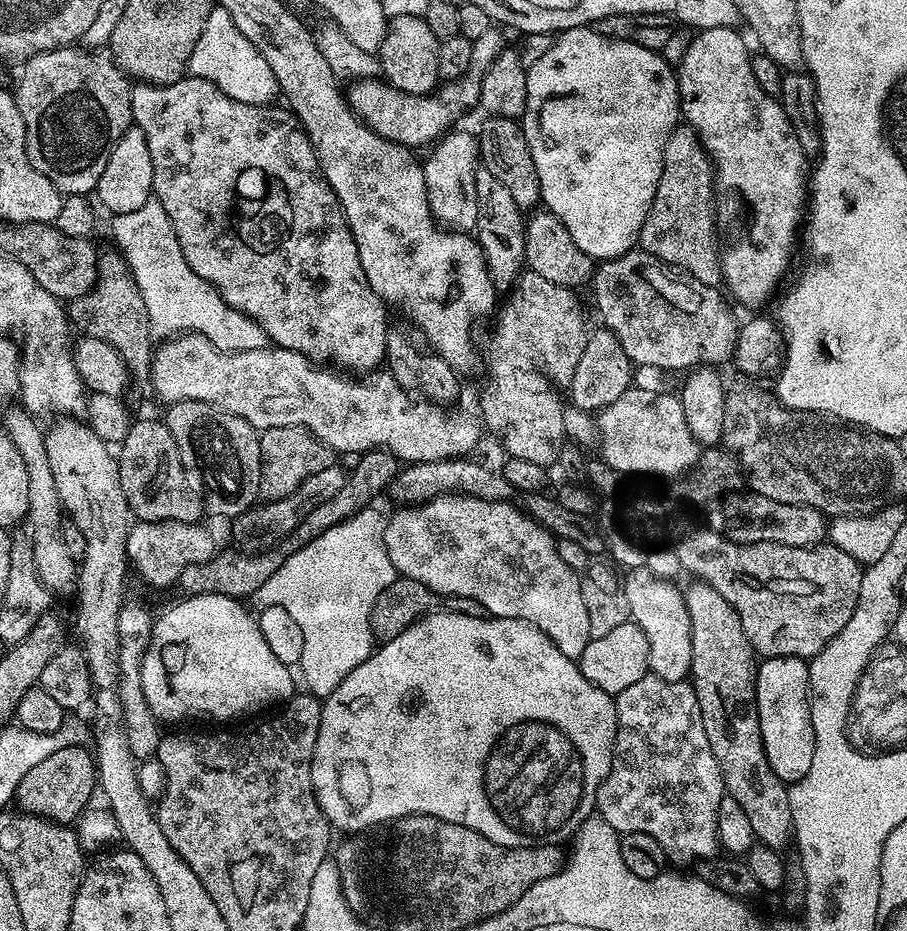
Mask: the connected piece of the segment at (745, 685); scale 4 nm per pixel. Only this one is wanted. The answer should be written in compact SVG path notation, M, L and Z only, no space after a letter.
M692 582L689 588L683 589L683 593L686 614L690 618L690 683L698 698L698 710L702 714L702 727L710 741L710 750L714 750L714 758L718 758L718 766L722 770L725 793L734 798L740 807L739 811L746 814L746 818L750 818L753 837L763 847L783 853L783 848L787 844L791 845L794 840L794 802L788 797L789 785L774 774L764 753L760 734L760 712L756 709L758 657L746 638L746 630L742 630L742 618L738 618L738 610L734 610L734 606L730 606L730 602L726 602L726 598L722 598L722 594L714 590L714 586Z

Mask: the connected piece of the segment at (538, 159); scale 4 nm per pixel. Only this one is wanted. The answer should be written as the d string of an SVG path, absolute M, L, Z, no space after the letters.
M585 26L583 28L568 28L559 33L553 39L550 50L534 62L534 66L528 69L526 78L526 110L522 117L524 137L530 146L530 154L534 158L534 166L538 170L538 182L540 183L540 198L543 207L554 213L570 230L570 238L578 242L578 250L582 250L593 261L603 262L613 260L633 251L637 247L642 222L646 222L646 214L654 202L654 194L658 190L658 178L662 178L662 162L664 161L664 147L670 138L670 134L681 123L682 113L680 110L680 85L677 73L673 65L665 62L659 52L650 50L646 46L638 46L632 40L615 40L606 38L596 32L595 27Z

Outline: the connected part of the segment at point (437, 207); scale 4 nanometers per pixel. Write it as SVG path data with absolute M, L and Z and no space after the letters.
M453 132L443 135L431 149L433 152L429 154L428 160L423 161L424 181L428 206L436 224L456 234L468 234L475 229L478 213L475 194L478 140L473 133L471 136L468 132Z

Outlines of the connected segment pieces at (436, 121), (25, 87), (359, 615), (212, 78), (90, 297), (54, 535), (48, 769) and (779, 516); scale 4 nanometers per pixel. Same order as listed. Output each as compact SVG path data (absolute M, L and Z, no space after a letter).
M493 27L486 30L482 38L472 41L472 70L462 80L441 83L435 92L426 96L405 96L387 82L376 80L360 82L351 87L354 89L350 88L346 94L353 112L382 138L392 140L396 144L431 145L467 108L477 107L480 104L480 79L490 66L490 62L494 62L494 58L506 44L503 36L505 33L499 31Z
M87 46L55 48L49 52L31 56L29 60L23 61L21 68L24 69L20 72L20 89L15 89L14 95L18 110L22 114L22 122L26 122L26 150L34 170L38 170L38 174L46 174L46 178L50 178L50 182L54 182L56 189L64 196L88 196L95 193L98 178L102 178L102 170L106 170L106 162L110 162L110 154L114 150L118 138L122 138L122 134L126 134L126 130L133 127L134 124L132 118L132 84L129 77L116 65L116 59L112 57L111 51L93 50Z
M375 507L363 508L349 520L341 524L330 526L320 535L311 537L297 552L292 552L281 559L278 570L254 590L250 598L253 609L282 606L287 610L290 618L298 622L302 630L302 658L298 665L298 672L304 675L304 684L309 693L317 698L329 696L334 689L374 650L372 635L372 611L374 602L390 582L398 578L396 567L390 562L386 542L384 541L385 513L375 512Z
M219 6L213 7L208 15L206 26L188 59L188 72L206 82L214 82L222 94L238 102L268 106L278 96L276 79L270 66L266 66L266 58L262 58L262 54L258 54L258 50L250 46L242 34L238 34L230 14L226 14L226 10Z
M101 251L96 262L96 282L91 290L67 305L68 318L77 333L110 342L126 362L128 375L133 381L147 381L152 375L154 333L146 314L146 302L138 282L134 282L130 266L119 251Z
M9 407L3 416L3 435L8 436L10 442L14 442L14 446L18 446L18 454L22 454L22 462L26 462L26 474L30 477L30 502L26 528L32 537L32 549L40 577L50 590L64 588L67 584L69 587L78 575L78 564L75 559L72 561L72 552L64 541L63 530L60 529L62 509L58 498L58 486L54 482L53 472L50 471L50 458L46 458L45 433L40 433L37 419L24 407Z
M65 743L58 750L54 750L50 758L42 758L42 762L34 766L34 770L24 775L22 782L18 782L14 800L23 811L31 812L34 816L43 816L58 824L71 825L84 816L87 804L97 792L98 777L93 753L89 749L87 752L86 749L79 748L76 744Z
M744 494L732 508L728 516L728 539L737 544L757 544L758 542L774 542L782 546L798 546L799 548L815 548L825 543L830 532L830 524L823 512L801 504L774 502L774 498L766 498L755 494Z

